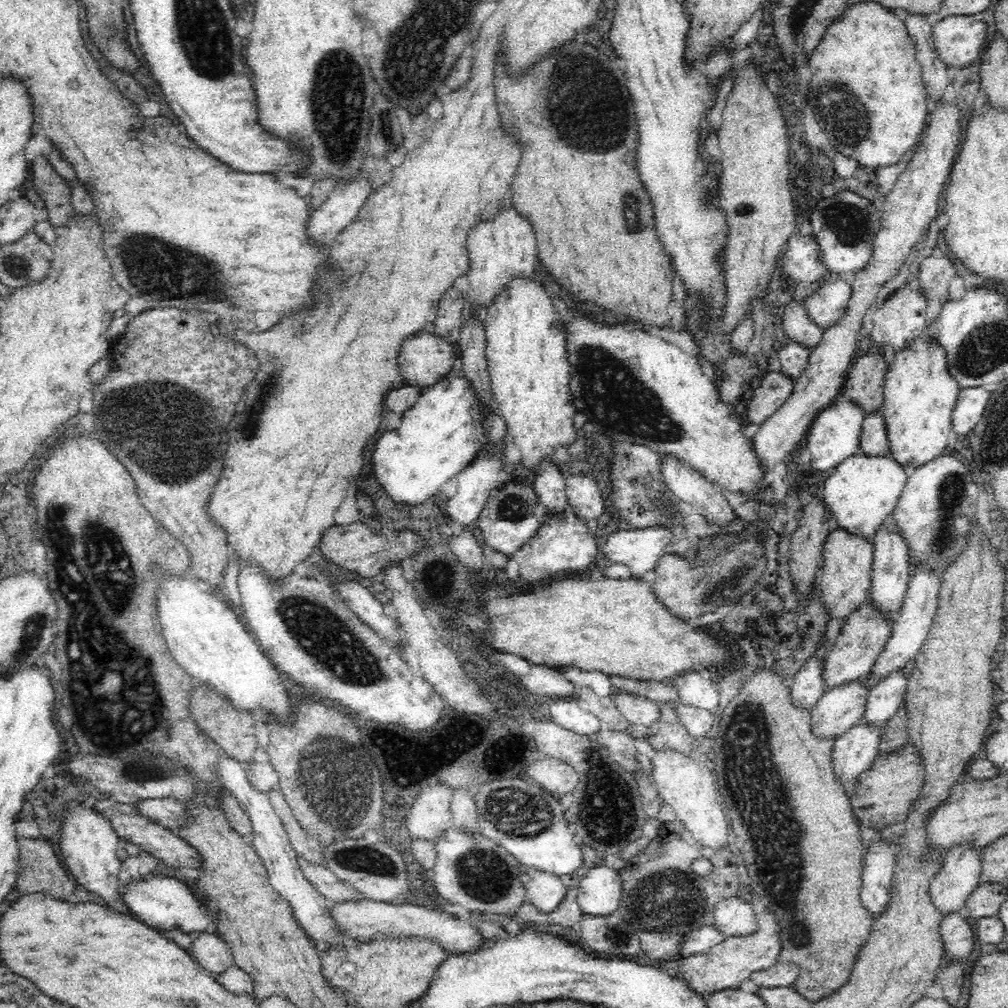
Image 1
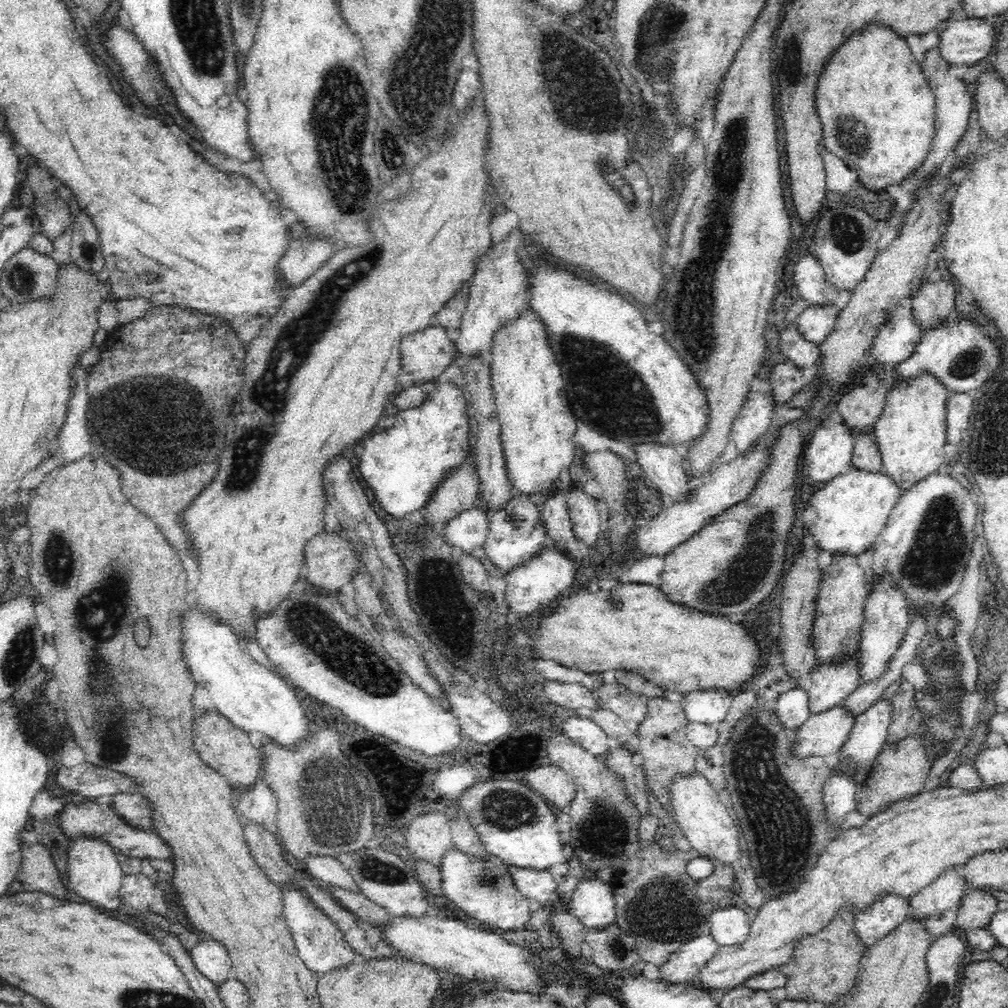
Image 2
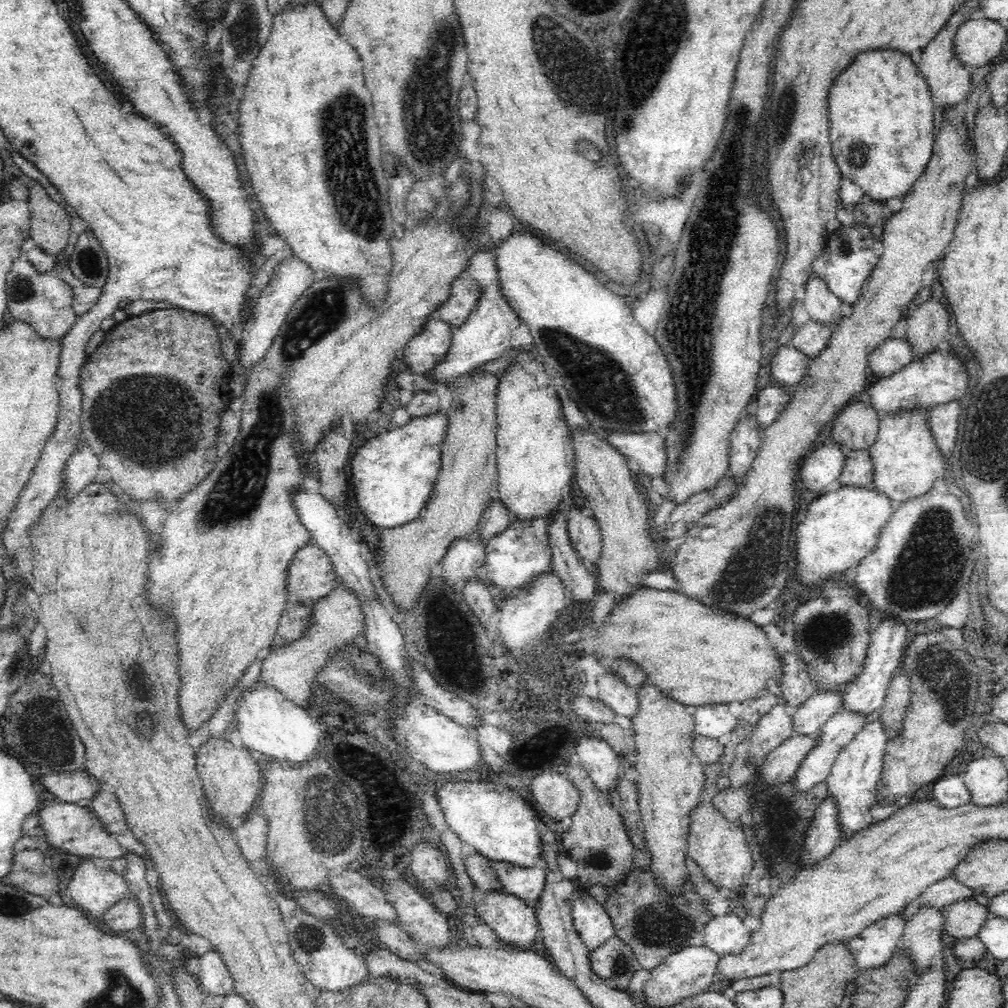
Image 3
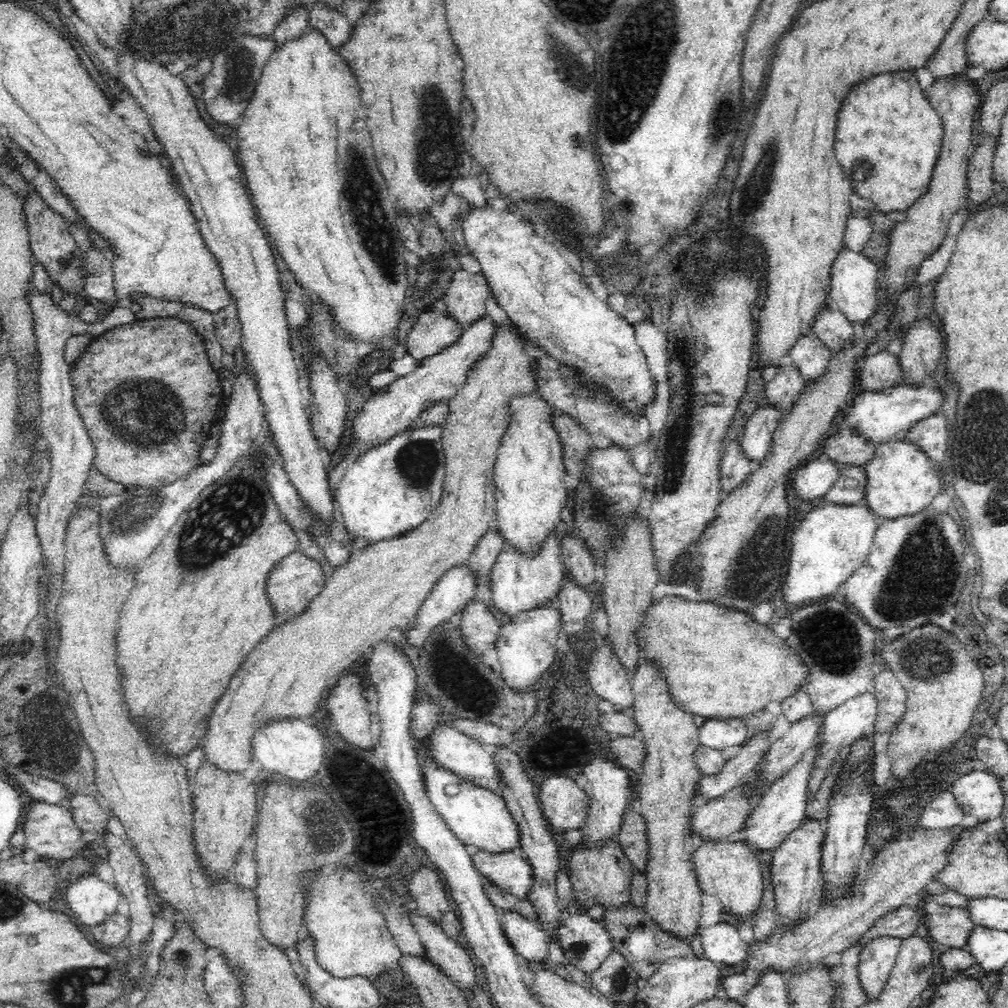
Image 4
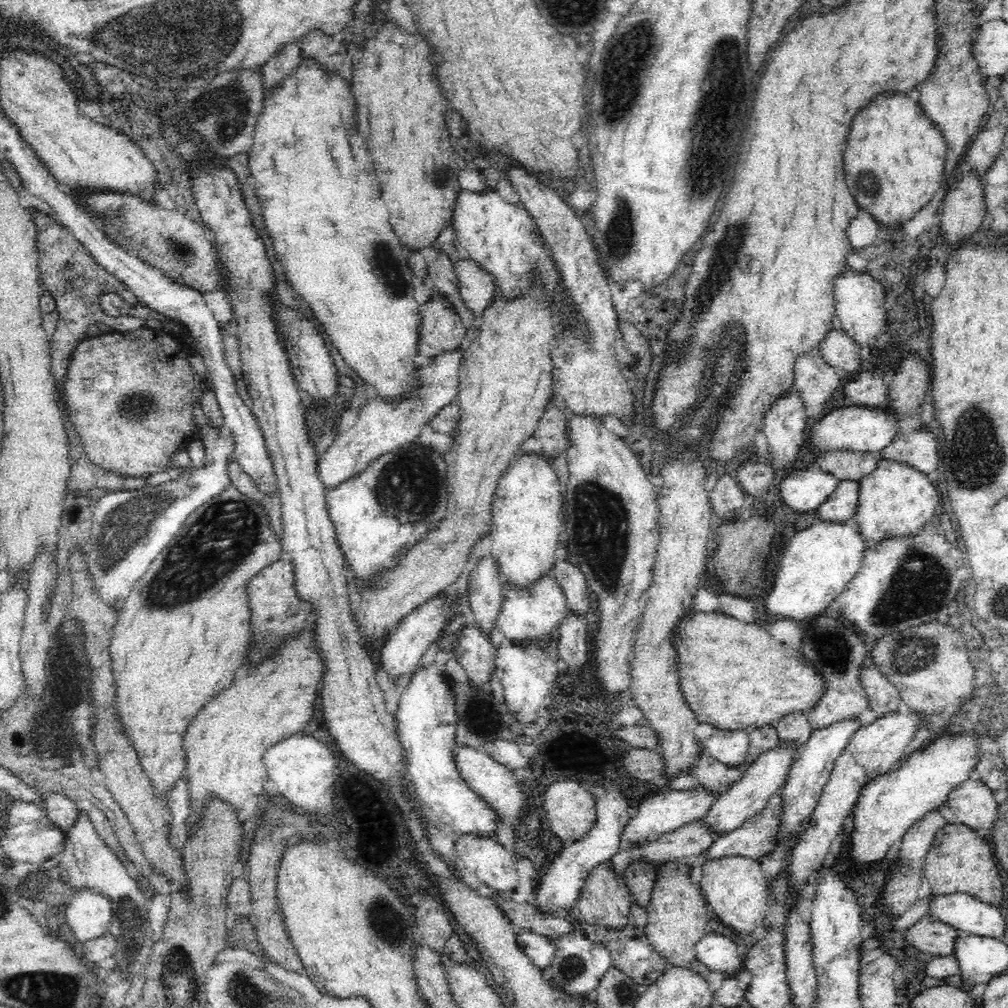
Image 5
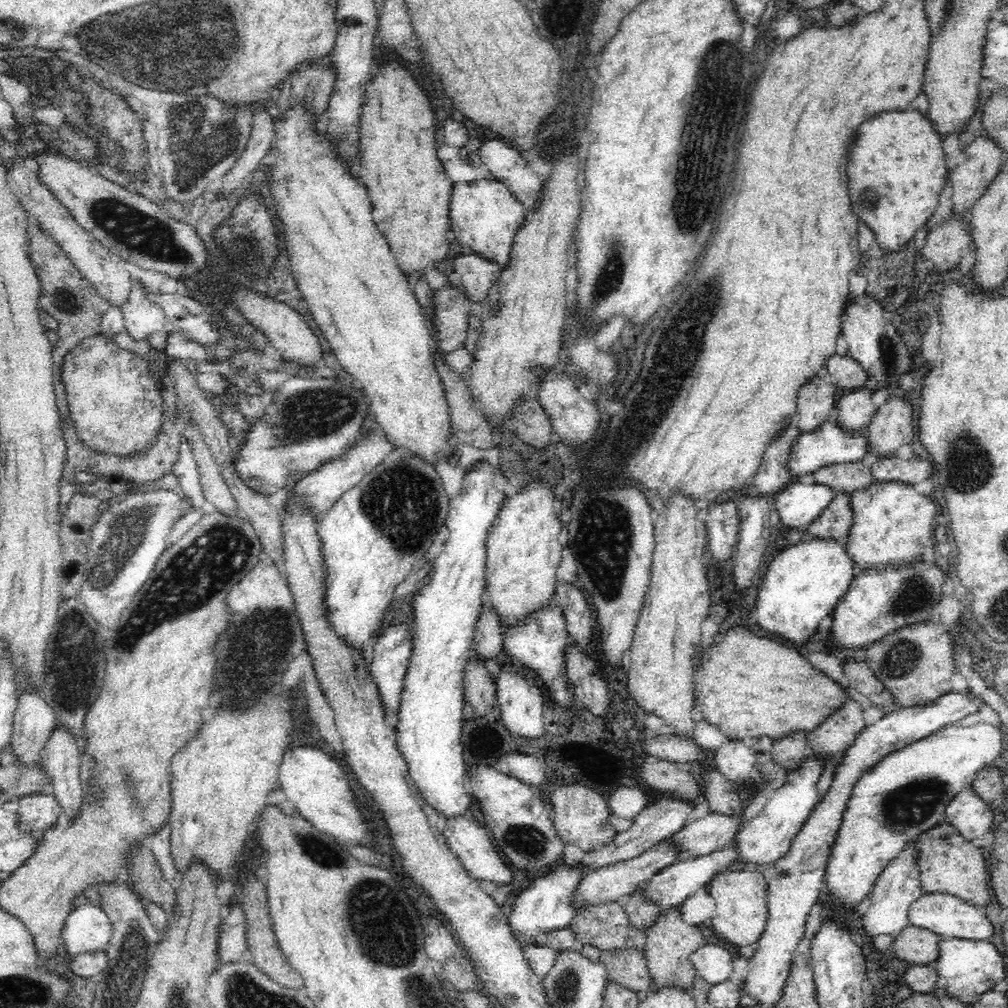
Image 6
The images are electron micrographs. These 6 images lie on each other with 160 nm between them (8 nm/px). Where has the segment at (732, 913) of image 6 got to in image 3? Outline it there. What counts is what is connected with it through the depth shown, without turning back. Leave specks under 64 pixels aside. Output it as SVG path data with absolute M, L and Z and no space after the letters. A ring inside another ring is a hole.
M702 798L689 814L688 832L687 856L698 864L706 878L718 888L729 888L731 892L742 894L742 884L750 874L754 861L741 824L724 815L712 799Z

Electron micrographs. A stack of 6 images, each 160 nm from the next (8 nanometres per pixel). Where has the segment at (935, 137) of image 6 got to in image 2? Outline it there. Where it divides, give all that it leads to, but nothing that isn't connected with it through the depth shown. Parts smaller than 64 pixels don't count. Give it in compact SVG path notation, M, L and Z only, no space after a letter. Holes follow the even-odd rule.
M870 22L850 34L832 52L817 80L813 104L821 122L822 141L835 156L858 172L858 180L866 188L880 192L888 186L902 184L924 162L935 133L935 98L922 64L917 63L908 42L892 26Z

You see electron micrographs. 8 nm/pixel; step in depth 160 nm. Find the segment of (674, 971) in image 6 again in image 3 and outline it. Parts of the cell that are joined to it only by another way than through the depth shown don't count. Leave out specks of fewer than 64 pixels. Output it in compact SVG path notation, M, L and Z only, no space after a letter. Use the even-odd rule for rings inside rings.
M646 682L638 688L639 710L636 717L628 724L635 732L636 765L640 773L638 778L640 813L644 819L644 834L646 847L650 849L651 864L649 865L656 881L672 891L679 891L684 879L688 879L686 869L688 821L706 780L706 764L694 754L693 740L695 737L695 722L689 707L674 701L654 685Z

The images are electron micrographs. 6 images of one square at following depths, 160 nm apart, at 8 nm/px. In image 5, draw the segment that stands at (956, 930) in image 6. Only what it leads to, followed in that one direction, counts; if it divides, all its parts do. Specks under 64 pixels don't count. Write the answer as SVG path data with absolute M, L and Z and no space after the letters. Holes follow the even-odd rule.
M966 893L935 895L932 900L930 915L934 919L948 922L958 928L961 934L980 935L988 938L1003 939L1006 936L1006 912L1002 907L992 903L982 902L980 899Z

